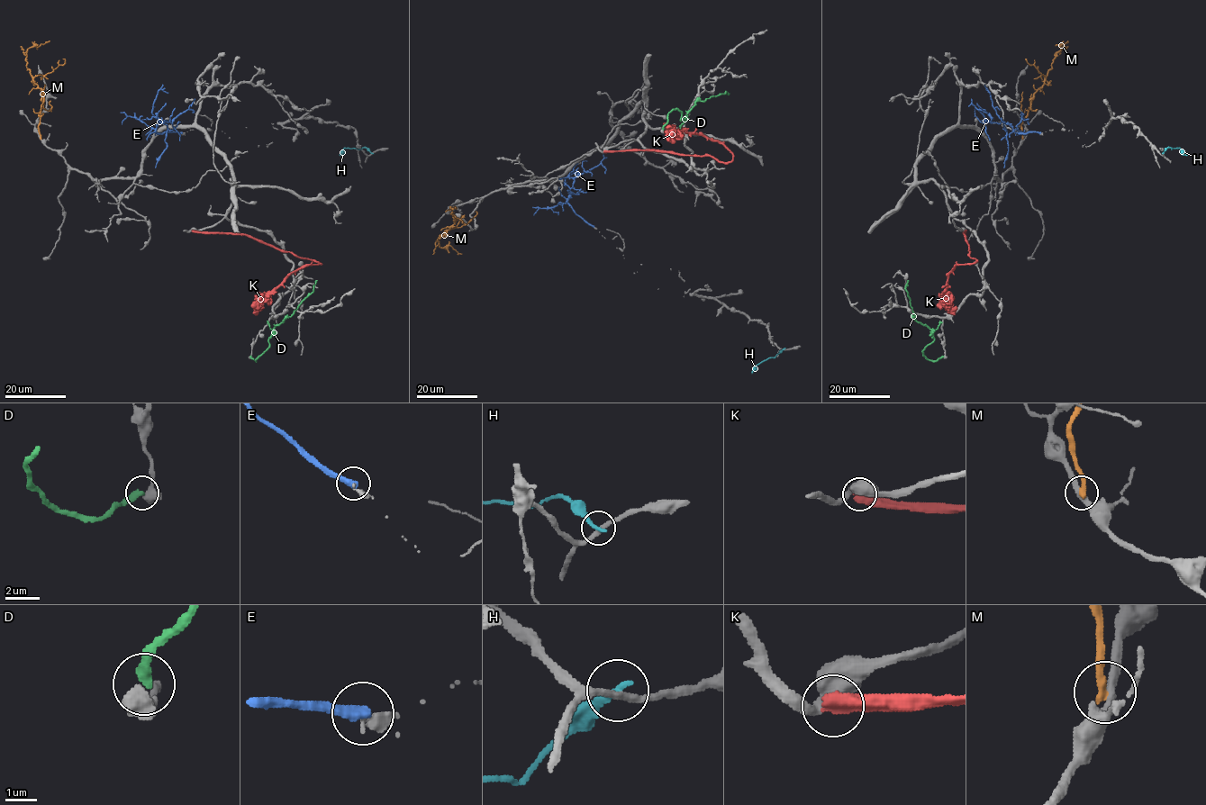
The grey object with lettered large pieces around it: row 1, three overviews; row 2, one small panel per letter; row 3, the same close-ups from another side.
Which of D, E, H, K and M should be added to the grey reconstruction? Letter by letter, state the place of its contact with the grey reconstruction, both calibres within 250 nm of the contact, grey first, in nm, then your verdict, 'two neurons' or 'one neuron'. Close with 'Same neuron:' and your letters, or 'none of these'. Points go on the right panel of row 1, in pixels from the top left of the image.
D: (943, 357) | 650/360 nm | two neurons
E: (1039, 132) | 260/360 nm | two neurons
H: (1163, 153) | 240/240 nm | two neurons
K: (965, 230) | 480/500 nm | two neurons
M: (1022, 138) | 300/280 nm | two neurons
Same neuron: none of these

